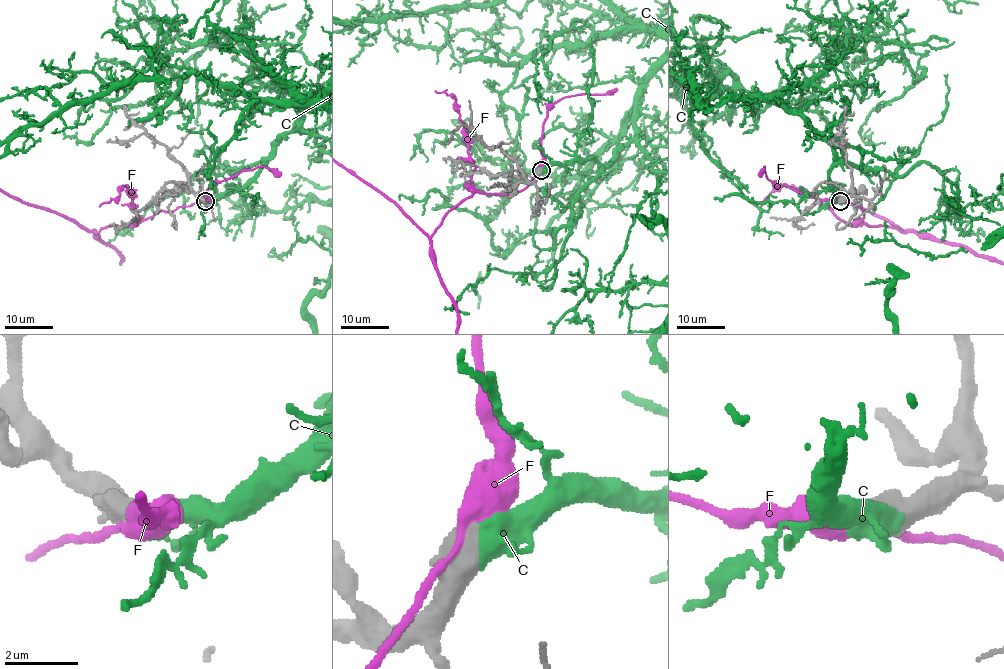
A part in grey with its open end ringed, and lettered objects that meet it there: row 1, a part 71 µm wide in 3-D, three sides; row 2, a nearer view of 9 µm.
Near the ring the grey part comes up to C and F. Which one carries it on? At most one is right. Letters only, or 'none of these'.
C

